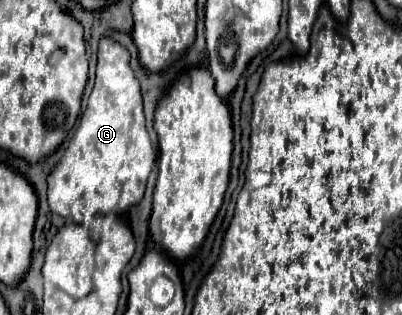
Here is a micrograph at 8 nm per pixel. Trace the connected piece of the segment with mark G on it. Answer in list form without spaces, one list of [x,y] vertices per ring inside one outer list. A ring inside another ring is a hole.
[[[102,38],[98,46],[98,66],[96,66],[96,82],[92,88],[92,94],[88,98],[88,106],[82,112],[80,126],[70,140],[62,160],[48,176],[48,204],[54,214],[64,216],[72,222],[90,222],[96,214],[122,214],[130,206],[138,204],[144,196],[146,178],[148,172],[154,166],[156,152],[152,148],[150,136],[146,132],[144,114],[142,114],[142,94],[140,94],[140,82],[136,80],[132,68],[130,68],[130,54],[122,44]]]

